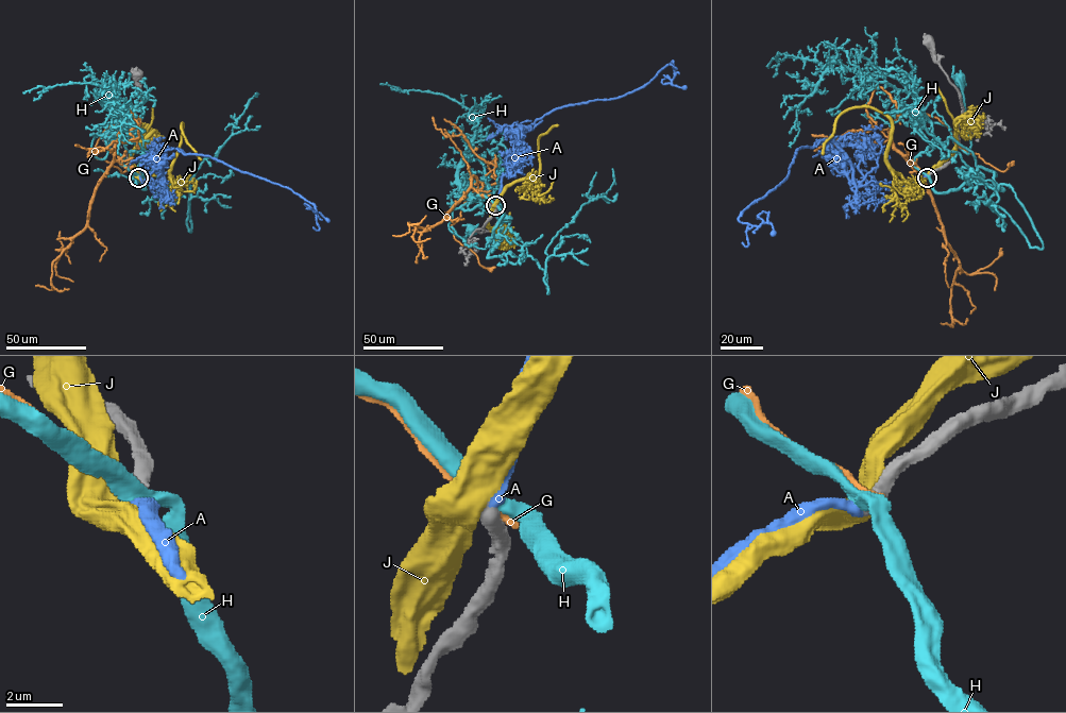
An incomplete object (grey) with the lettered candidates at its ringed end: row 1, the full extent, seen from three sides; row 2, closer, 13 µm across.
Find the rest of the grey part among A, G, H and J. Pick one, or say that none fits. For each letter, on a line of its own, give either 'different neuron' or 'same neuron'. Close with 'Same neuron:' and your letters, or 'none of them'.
A: same neuron
G: different neuron
H: different neuron
J: different neuron
Same neuron: A

